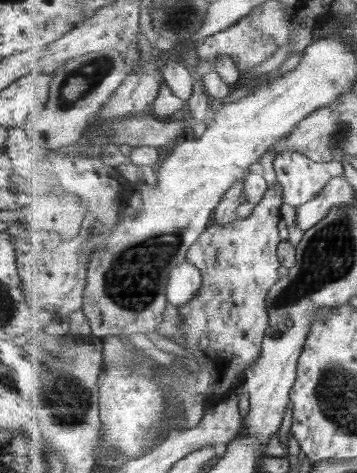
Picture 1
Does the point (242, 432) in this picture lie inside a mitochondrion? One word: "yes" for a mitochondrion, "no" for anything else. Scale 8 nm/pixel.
no

